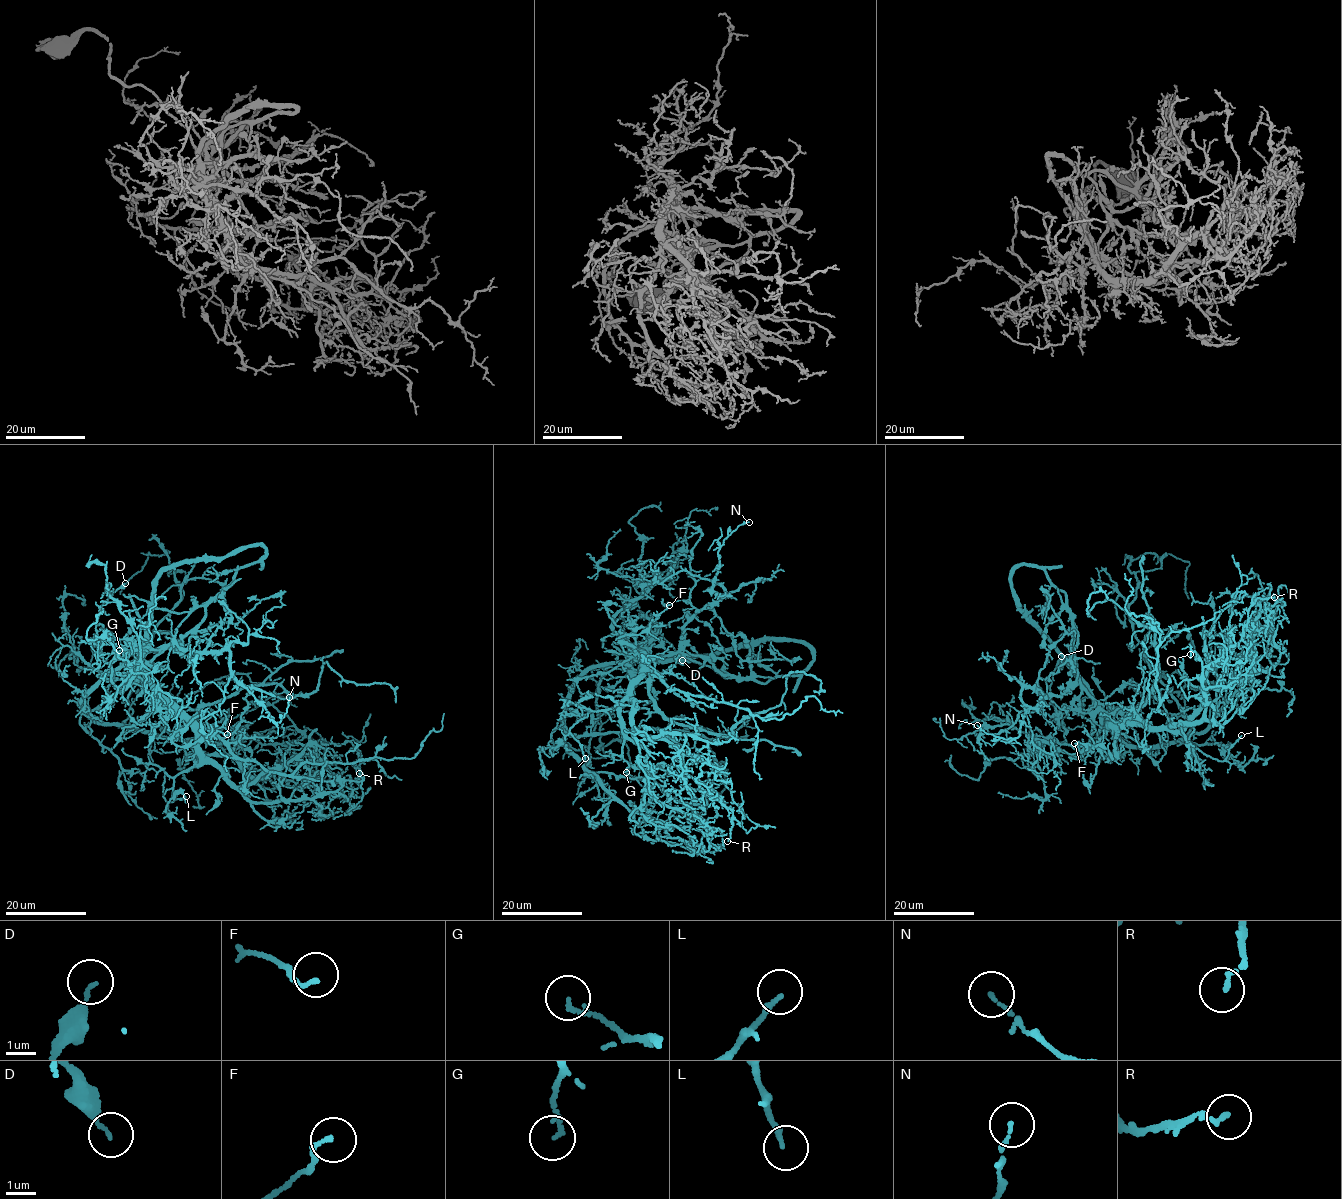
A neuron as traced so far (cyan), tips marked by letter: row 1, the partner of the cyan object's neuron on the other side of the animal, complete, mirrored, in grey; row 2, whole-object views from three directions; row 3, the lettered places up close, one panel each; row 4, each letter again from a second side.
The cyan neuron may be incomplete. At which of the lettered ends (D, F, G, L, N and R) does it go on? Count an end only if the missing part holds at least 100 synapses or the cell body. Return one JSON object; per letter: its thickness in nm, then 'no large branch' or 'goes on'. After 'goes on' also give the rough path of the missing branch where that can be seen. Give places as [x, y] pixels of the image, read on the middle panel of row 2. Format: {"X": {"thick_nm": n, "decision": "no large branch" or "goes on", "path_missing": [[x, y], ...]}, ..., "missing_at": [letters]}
{"D": {"thick_nm": 140, "decision": "goes on"}, "F": {"thick_nm": 130, "decision": "no large branch"}, "G": {"thick_nm": 120, "decision": "no large branch"}, "L": {"thick_nm": 140, "decision": "no large branch"}, "N": {"thick_nm": 130, "decision": "no large branch"}, "R": {"thick_nm": 130, "decision": "no large branch"}, "missing_at": ["D"]}

